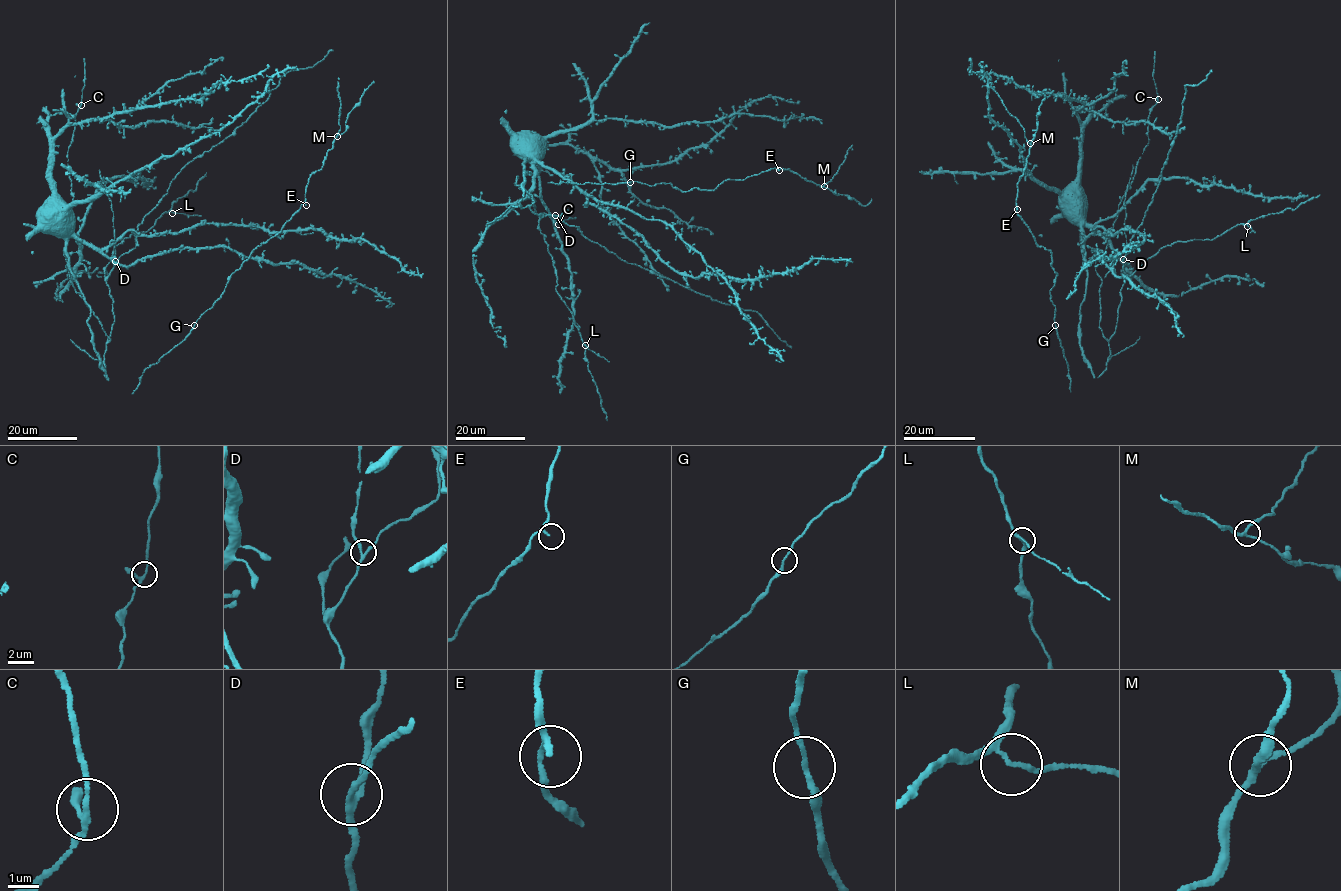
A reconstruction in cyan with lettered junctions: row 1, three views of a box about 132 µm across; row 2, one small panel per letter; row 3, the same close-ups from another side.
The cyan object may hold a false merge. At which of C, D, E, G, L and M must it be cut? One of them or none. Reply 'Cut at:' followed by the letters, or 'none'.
Cut at: none

